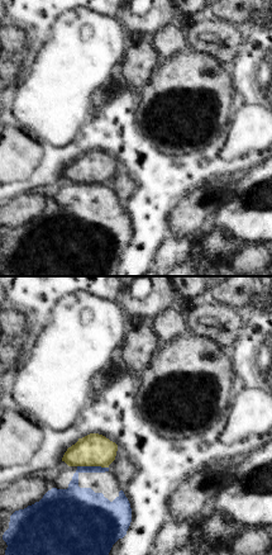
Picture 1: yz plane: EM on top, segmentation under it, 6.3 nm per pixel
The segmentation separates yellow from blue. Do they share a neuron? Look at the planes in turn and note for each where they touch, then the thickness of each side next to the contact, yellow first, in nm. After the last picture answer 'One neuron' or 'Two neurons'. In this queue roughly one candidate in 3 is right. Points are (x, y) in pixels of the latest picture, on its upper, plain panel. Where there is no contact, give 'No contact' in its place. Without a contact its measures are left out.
Touches yellow at (92, 181). Thickness 200 nm (yellow) against 200 nm

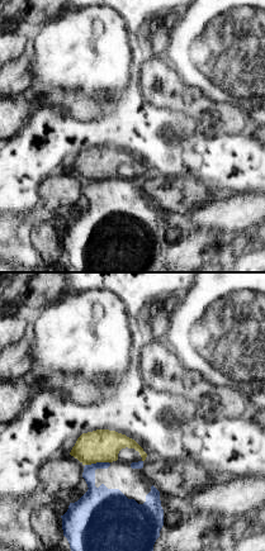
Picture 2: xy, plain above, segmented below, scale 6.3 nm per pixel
Touches yellow at (96, 177). Thickness 200 nm (yellow) against 180 nm

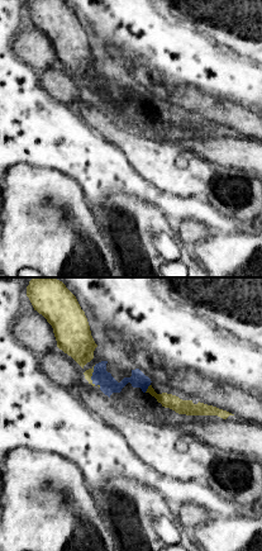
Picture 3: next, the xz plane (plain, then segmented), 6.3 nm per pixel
Touches yellow at (91, 91). Thickness 50 nm (yellow) against 110 nm

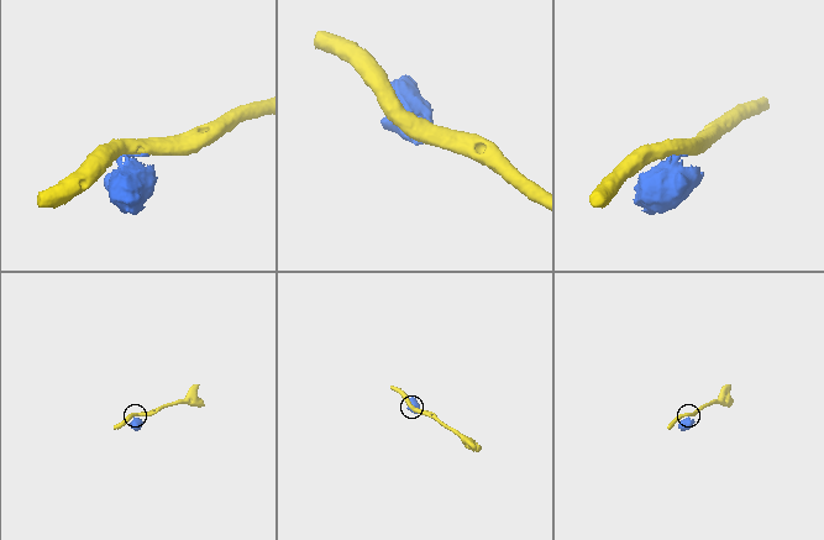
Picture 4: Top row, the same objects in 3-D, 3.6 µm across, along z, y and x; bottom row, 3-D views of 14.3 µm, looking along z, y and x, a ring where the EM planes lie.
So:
Two neurons

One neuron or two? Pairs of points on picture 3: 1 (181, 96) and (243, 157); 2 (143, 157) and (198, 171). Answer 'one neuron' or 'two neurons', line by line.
1: two neurons
2: one neuron

